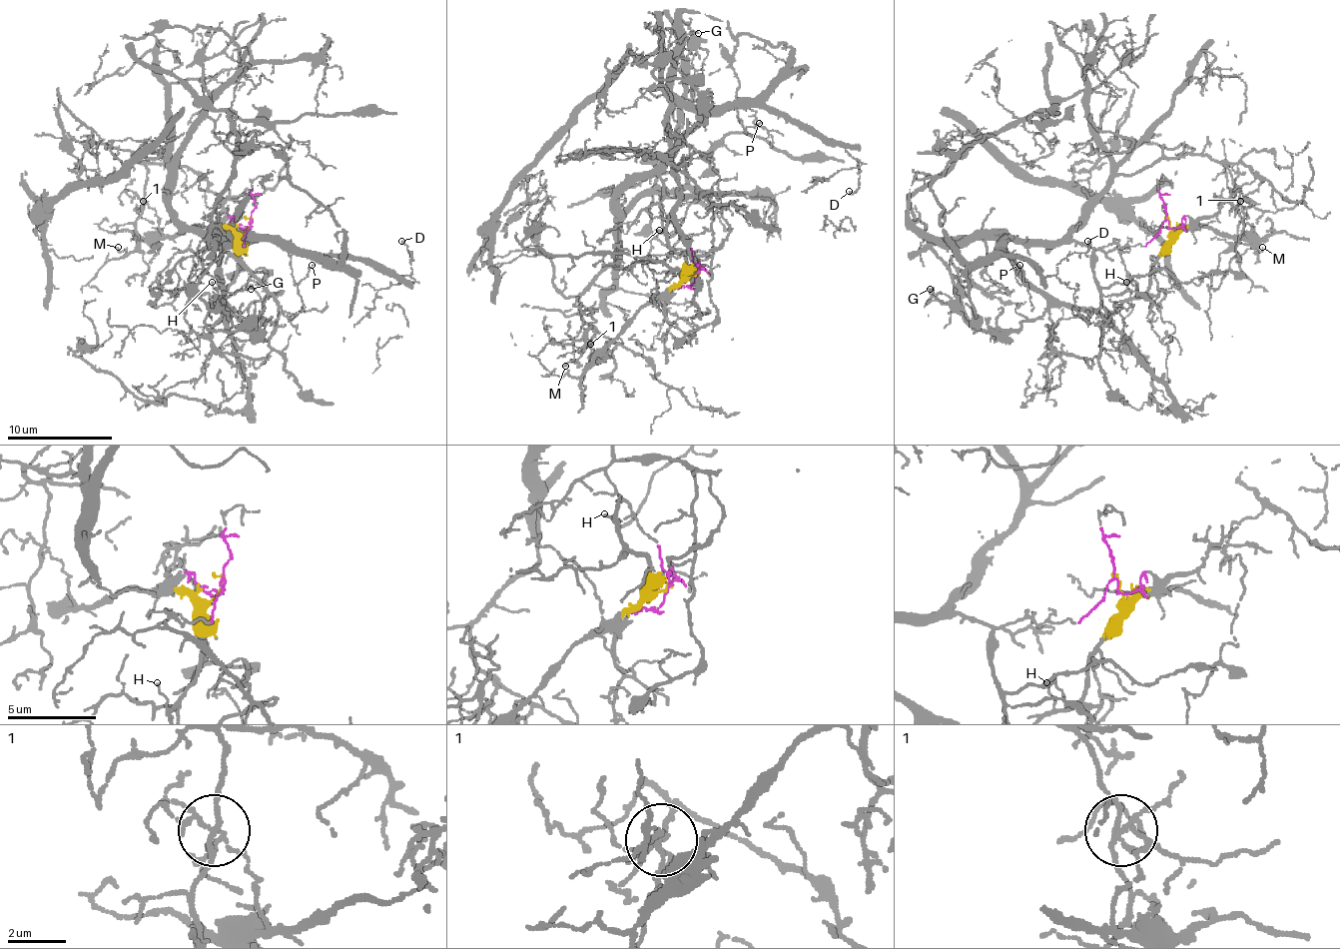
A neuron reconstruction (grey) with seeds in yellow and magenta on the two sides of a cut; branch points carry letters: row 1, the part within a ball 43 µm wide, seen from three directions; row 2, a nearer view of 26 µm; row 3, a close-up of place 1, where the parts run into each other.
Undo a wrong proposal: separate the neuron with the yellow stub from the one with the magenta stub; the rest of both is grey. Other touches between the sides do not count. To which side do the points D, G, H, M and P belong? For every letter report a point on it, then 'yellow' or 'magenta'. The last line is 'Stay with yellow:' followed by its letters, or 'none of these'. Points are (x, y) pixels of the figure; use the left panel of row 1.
D: place (401, 241); magenta
G: place (251, 289); yellow
H: place (212, 282); yellow
M: place (118, 247); magenta
P: place (312, 265); magenta
Stay with yellow: G, H

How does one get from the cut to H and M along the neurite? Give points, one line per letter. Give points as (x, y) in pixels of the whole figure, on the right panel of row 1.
H: (1169, 224), (1171, 232), (1150, 275), (1150, 285), (1132, 298), (1126, 283)
M: (1169, 224), (1142, 246), (1071, 240), (1119, 174), (1190, 153), (1230, 171), (1243, 222), (1235, 251), (1261, 248)

